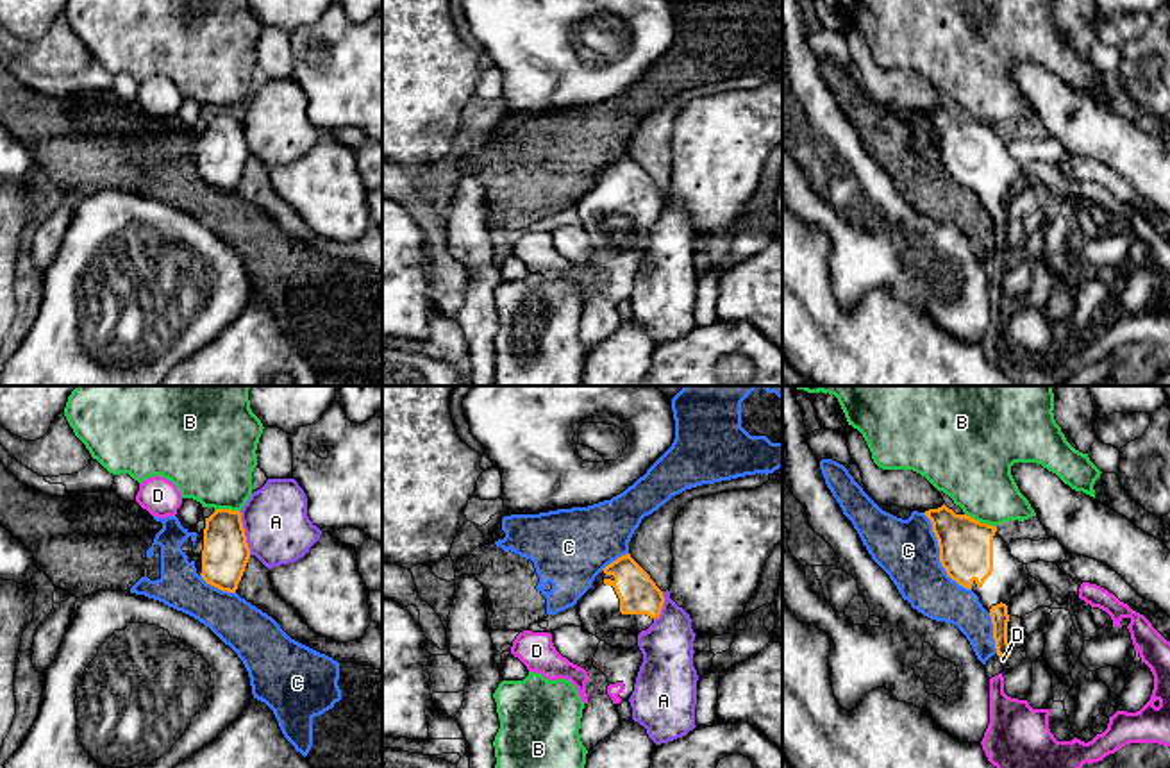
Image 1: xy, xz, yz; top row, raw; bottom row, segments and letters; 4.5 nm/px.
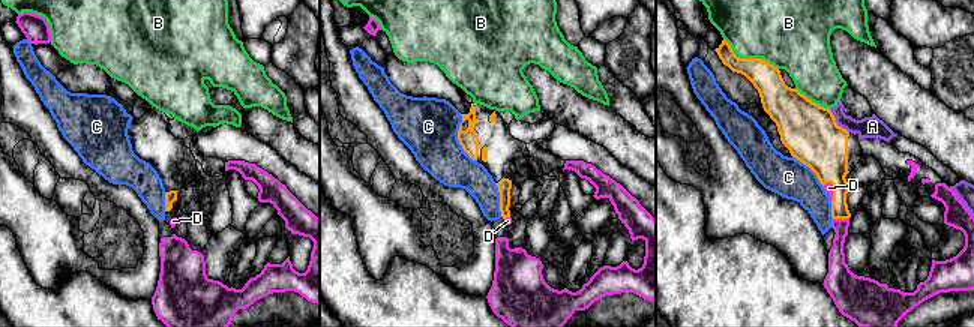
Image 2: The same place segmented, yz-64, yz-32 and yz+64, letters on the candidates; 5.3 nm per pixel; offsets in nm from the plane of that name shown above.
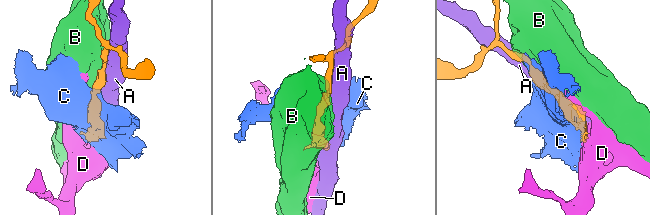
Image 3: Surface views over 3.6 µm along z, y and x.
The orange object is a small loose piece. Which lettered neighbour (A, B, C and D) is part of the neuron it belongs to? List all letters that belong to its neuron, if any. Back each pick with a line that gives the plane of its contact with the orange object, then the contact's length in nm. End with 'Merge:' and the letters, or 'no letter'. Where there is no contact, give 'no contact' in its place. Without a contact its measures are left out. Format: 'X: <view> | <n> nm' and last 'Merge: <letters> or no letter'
D: yz | 40 nm
Merge: D

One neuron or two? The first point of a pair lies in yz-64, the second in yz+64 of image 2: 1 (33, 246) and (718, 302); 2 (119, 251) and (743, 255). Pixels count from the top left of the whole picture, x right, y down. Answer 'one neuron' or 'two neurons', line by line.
1: two neurons
2: two neurons

